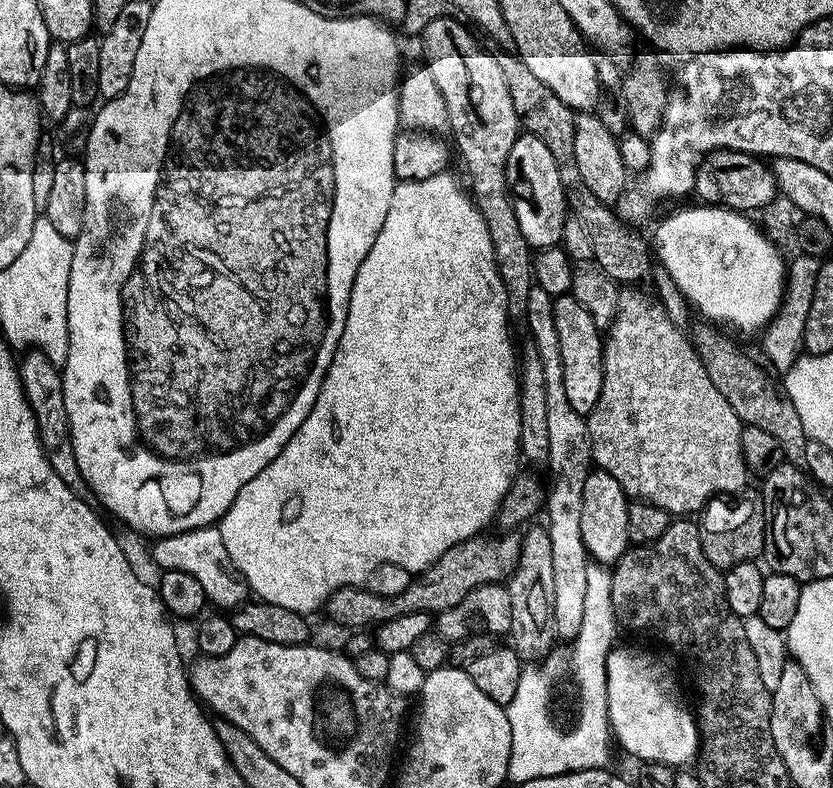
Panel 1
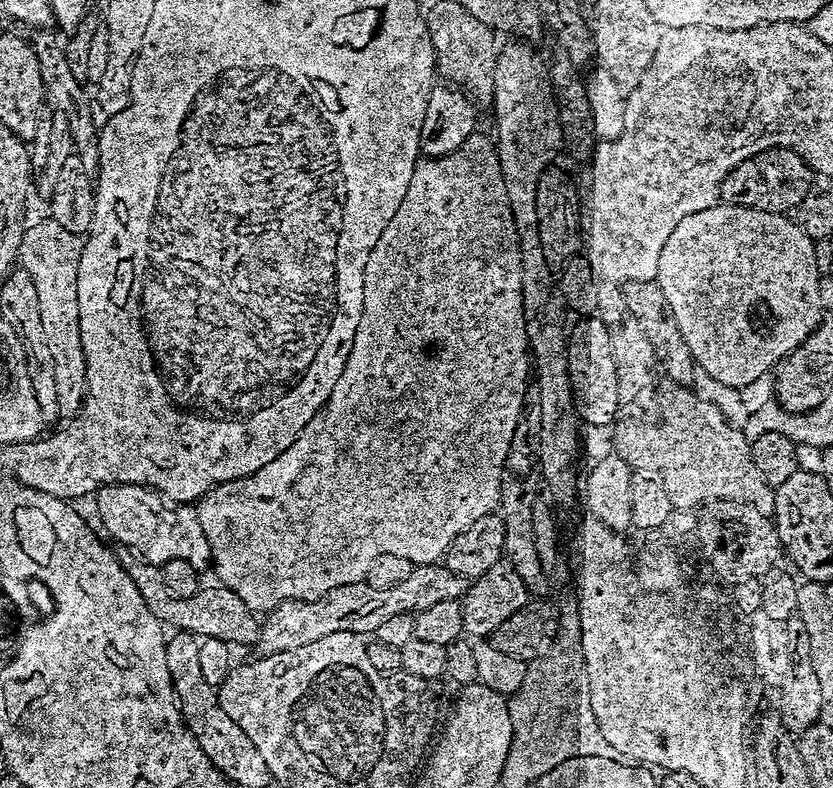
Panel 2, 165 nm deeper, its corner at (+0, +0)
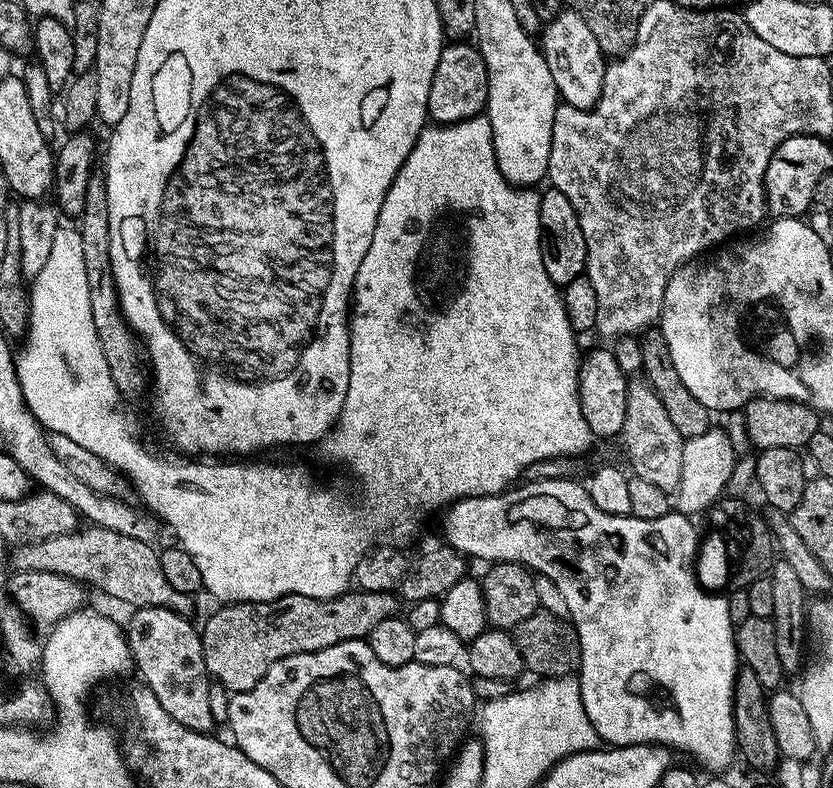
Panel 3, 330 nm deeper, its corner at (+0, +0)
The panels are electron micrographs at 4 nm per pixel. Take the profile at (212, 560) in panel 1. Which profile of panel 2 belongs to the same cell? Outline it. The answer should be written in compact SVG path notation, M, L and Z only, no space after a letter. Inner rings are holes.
M104 484L94 493L96 500L96 516L102 527L108 531L109 541L117 540L128 552L133 552L137 561L145 564L161 565L166 562L190 562L198 570L207 569L212 562L210 544L206 542L206 534L202 534L202 524L196 517L196 509L192 506L173 506L159 491L138 484Z

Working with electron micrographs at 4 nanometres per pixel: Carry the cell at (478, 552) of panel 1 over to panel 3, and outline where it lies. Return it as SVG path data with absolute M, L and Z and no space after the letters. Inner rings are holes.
M349 590L343 596L319 600L309 596L283 596L253 604L225 603L205 624L200 641L206 670L229 693L254 687L274 662L303 652L326 650L338 642L362 640L386 618L397 615L401 601L392 592Z

